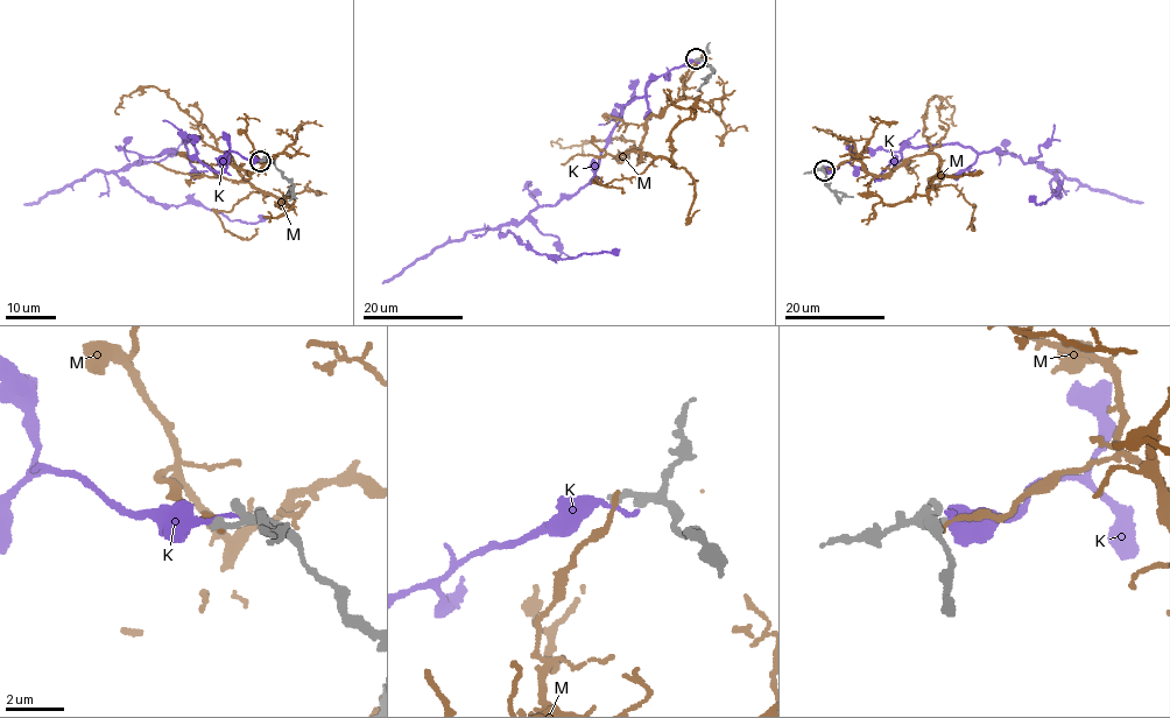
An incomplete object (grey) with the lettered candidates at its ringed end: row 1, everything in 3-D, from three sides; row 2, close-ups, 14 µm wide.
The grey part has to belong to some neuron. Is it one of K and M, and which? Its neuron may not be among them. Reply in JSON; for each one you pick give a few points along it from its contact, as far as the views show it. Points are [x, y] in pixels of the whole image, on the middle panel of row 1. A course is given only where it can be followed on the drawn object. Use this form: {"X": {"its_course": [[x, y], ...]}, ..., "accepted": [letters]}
{"accepted": []}

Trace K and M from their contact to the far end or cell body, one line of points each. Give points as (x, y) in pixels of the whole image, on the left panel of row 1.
K: (262, 159), (228, 152), (215, 171), (183, 140), (185, 154), (117, 171), (156, 204), (267, 218)
M: (261, 160), (251, 152), (261, 164), (246, 173), (227, 153), (261, 191), (217, 216), (242, 238), (255, 229)

